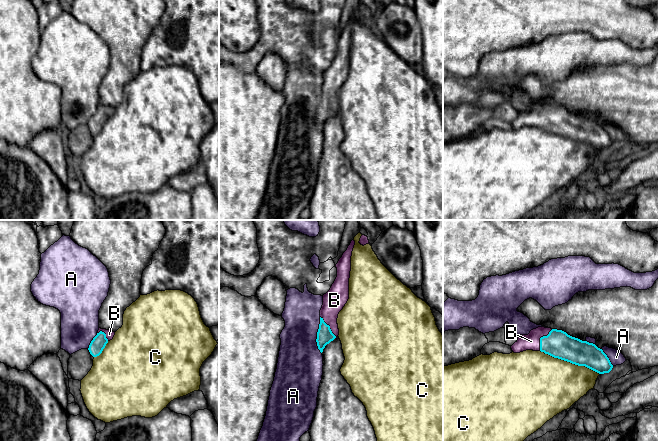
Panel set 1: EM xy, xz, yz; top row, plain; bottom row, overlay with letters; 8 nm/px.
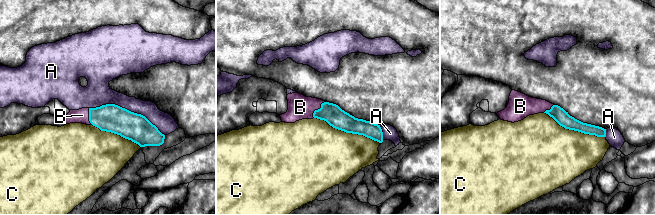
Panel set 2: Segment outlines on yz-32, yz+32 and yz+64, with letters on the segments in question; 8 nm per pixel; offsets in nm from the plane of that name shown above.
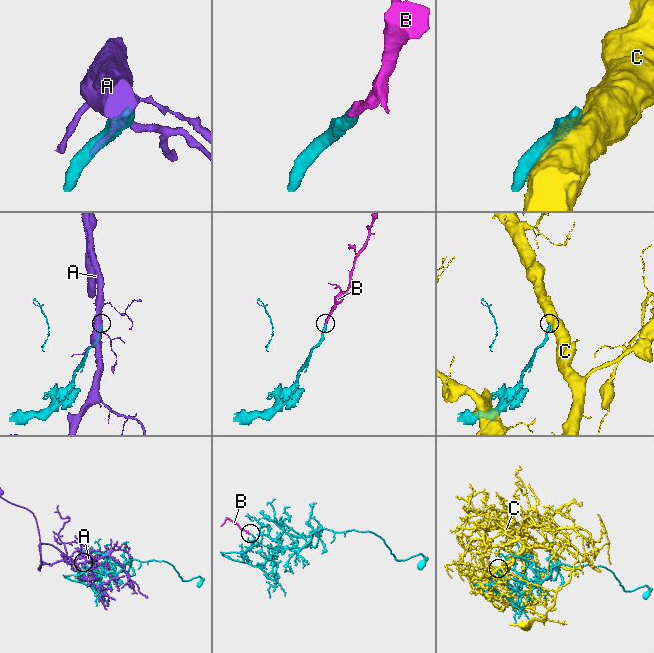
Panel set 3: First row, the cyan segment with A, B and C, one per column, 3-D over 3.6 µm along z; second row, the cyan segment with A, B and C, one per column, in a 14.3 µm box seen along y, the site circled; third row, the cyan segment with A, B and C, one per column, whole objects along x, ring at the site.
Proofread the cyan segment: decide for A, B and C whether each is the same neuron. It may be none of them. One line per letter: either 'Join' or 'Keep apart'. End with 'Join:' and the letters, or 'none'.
A: Keep apart
B: Join
C: Keep apart
Join: B

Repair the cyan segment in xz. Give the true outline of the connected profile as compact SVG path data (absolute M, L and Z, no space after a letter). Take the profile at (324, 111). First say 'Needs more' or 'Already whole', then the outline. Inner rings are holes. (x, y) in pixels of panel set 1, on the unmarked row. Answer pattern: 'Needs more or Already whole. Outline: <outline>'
Needs more. Outline: M352 16L338 39L337 53L330 66L323 71L323 81L320 86L320 100L317 108L317 122L320 128L327 120L339 111L337 94L349 75L349 54L351 47L351 32L355 21Z

